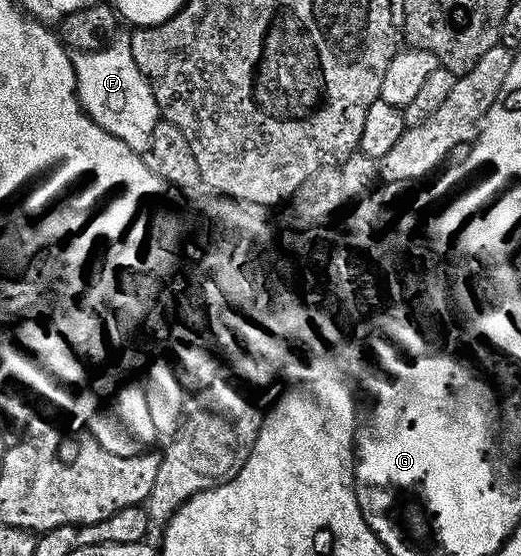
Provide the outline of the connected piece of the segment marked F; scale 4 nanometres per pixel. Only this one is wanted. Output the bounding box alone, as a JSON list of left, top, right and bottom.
[73,40,159,154]

